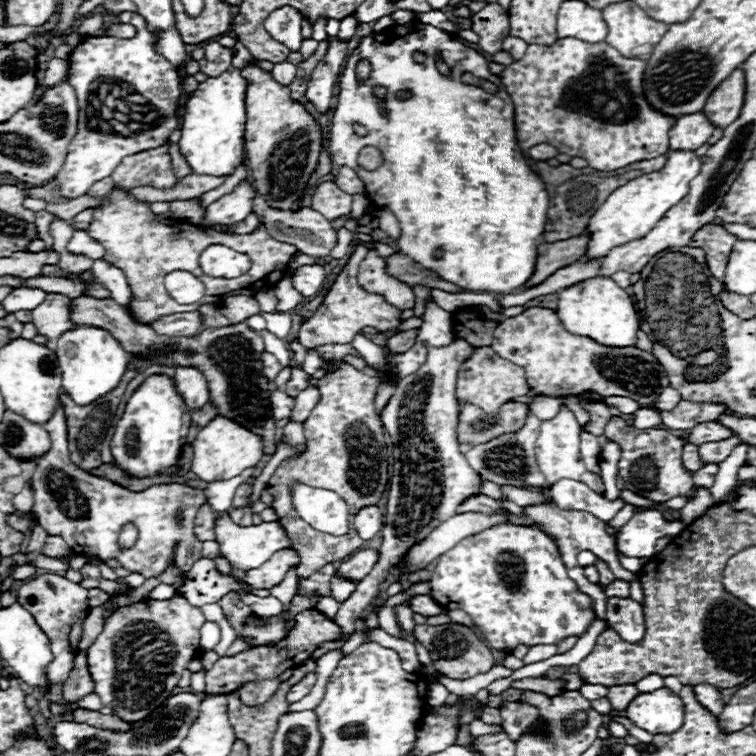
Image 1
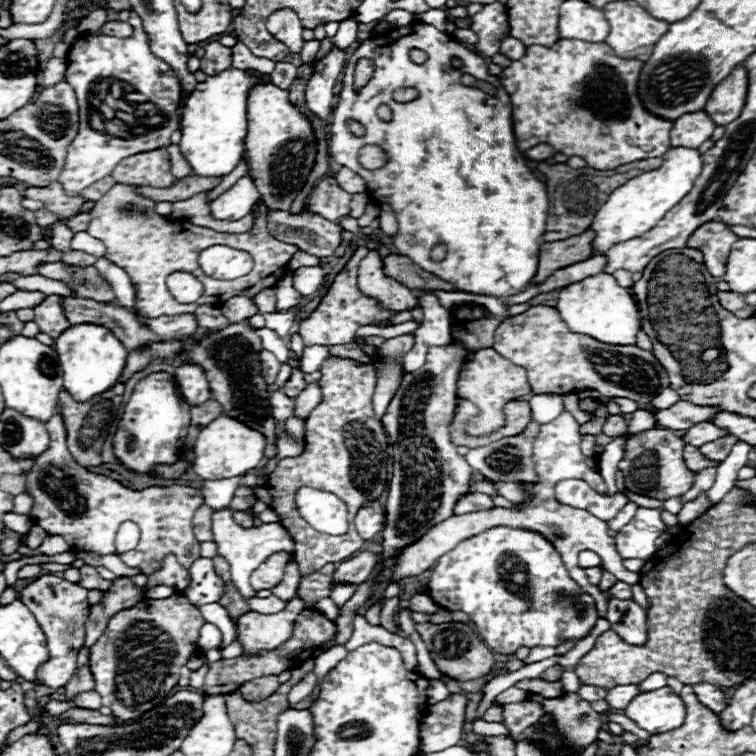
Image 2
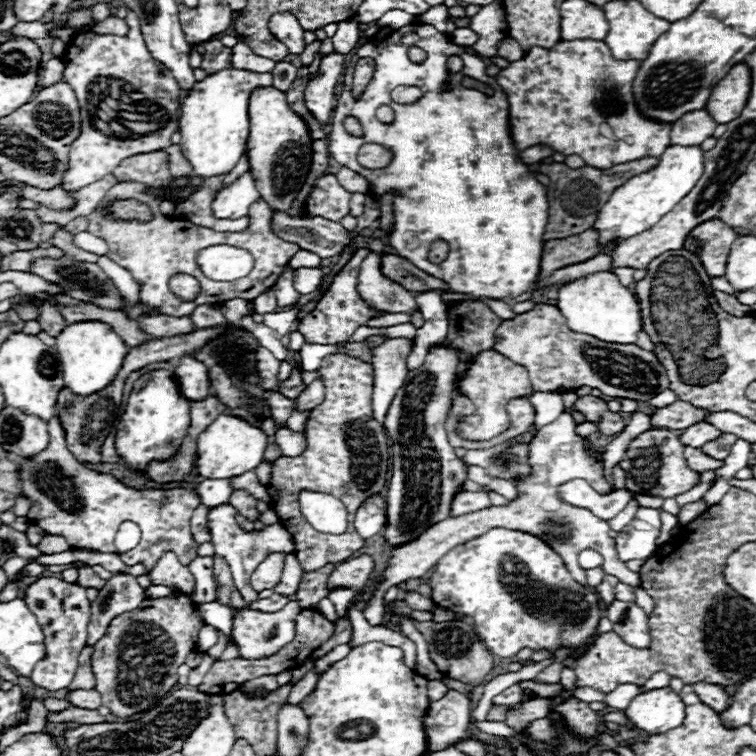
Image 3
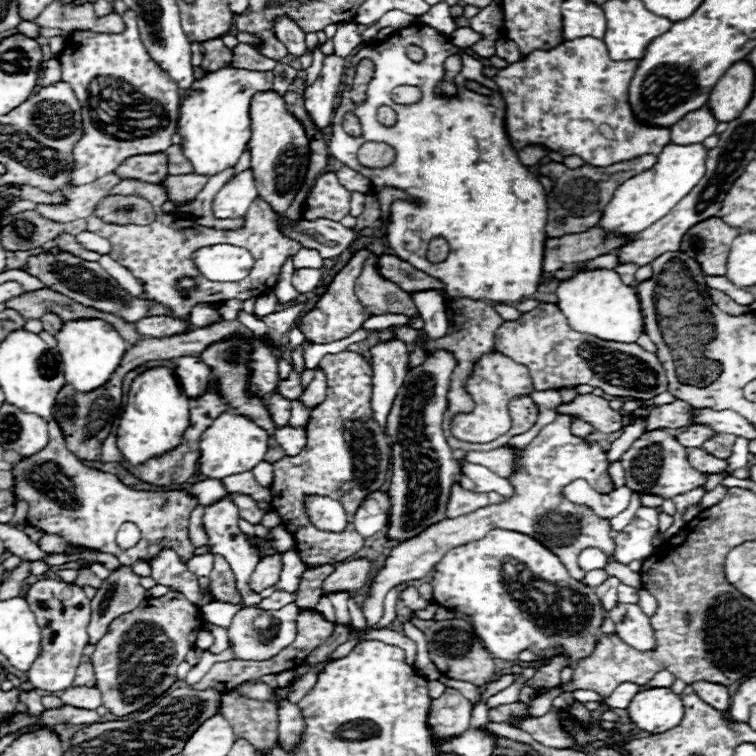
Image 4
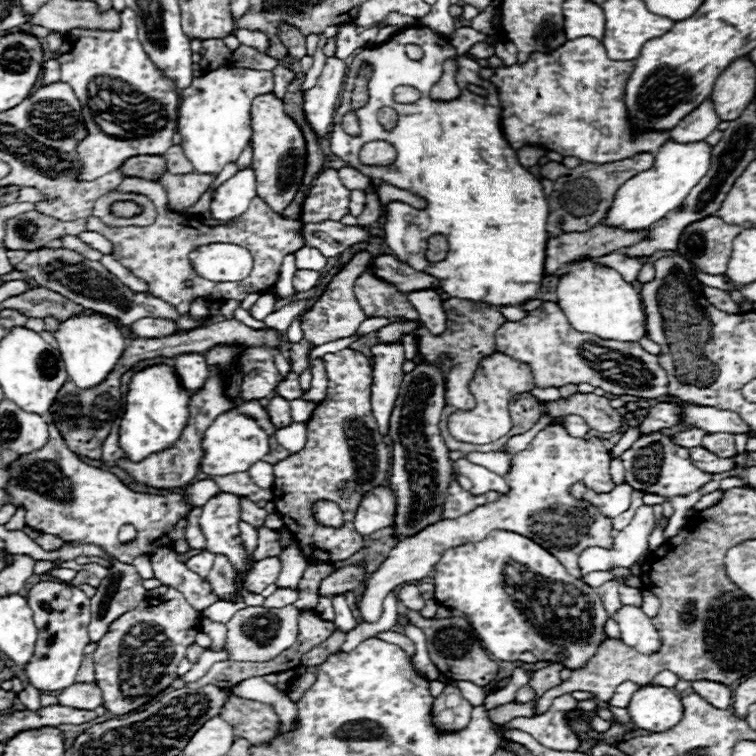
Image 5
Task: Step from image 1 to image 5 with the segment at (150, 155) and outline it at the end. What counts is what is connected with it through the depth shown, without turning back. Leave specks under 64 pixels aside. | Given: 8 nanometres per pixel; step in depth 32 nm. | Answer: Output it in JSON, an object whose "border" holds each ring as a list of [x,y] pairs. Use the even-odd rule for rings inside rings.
{"border":[[[132,156],[120,166],[120,172],[126,178],[142,178],[142,180],[158,182],[160,176],[166,172],[166,158],[164,156]]]}

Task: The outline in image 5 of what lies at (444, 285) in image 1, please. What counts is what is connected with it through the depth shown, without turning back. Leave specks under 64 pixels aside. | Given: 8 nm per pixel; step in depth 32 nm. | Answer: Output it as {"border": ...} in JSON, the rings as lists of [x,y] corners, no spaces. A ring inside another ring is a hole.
{"border":[[[378,256],[374,260],[374,274],[382,278],[384,282],[394,284],[402,292],[414,292],[414,290],[438,290],[440,282],[424,272],[414,270],[406,262],[398,260],[396,256]]]}

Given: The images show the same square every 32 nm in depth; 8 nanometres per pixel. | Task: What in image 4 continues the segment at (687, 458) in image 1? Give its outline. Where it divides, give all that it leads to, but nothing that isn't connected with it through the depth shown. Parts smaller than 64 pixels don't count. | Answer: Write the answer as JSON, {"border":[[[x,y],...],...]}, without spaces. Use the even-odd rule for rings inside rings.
{"border":[[[686,448],[686,458],[690,462],[692,468],[696,468],[698,472],[720,472],[728,466],[726,460],[718,460],[718,458],[712,458],[708,452],[704,452],[702,448],[700,450],[692,450],[692,448]]]}

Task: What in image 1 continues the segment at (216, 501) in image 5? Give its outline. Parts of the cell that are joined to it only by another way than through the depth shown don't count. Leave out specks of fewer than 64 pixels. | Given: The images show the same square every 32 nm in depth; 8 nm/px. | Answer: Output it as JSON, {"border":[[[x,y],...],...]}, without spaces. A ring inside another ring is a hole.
{"border":[[[228,516],[216,518],[216,540],[220,542],[220,552],[228,562],[240,566],[242,570],[256,568],[256,566],[264,564],[274,552],[288,548],[290,542],[286,538],[288,536],[278,521],[263,522],[255,526],[238,526]]]}

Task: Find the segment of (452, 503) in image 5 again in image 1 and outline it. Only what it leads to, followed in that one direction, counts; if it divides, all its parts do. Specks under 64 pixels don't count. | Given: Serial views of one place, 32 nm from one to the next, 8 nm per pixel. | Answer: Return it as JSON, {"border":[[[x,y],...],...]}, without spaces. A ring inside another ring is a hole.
{"border":[[[478,494],[476,498],[468,498],[468,502],[464,502],[460,506],[458,512],[482,512],[482,514],[496,514],[504,510],[494,498],[490,496],[484,496],[484,494]]]}

